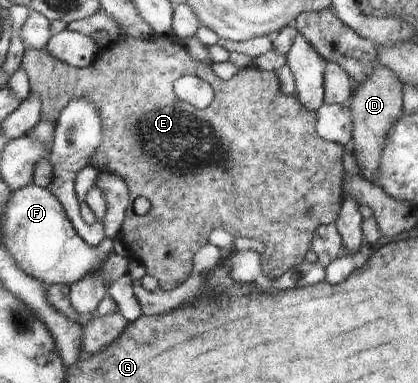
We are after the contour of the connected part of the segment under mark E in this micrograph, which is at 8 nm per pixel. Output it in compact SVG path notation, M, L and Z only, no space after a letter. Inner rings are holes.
M151 33L148 39L140 41L140 39L134 39L134 37L119 35L118 41L112 47L108 45L108 47L98 50L96 59L88 67L74 67L56 59L56 57L50 57L50 53L46 53L46 48L23 50L21 67L28 75L32 93L38 95L38 99L42 103L42 109L40 109L42 118L50 119L54 126L56 121L58 121L60 111L67 107L72 99L78 99L81 96L82 99L86 99L86 101L96 107L96 111L98 111L98 115L101 117L102 141L100 142L100 147L92 155L92 159L90 159L90 166L98 169L100 172L120 177L128 187L131 204L138 197L148 199L150 209L143 216L138 215L133 207L127 208L124 216L124 225L122 225L119 235L122 237L122 243L124 243L124 247L126 247L131 257L136 259L136 261L140 261L146 267L147 274L157 279L158 285L162 290L172 291L172 289L176 289L176 287L182 285L188 279L193 270L193 257L196 255L196 251L202 249L204 245L210 244L208 235L214 229L226 229L232 235L244 235L244 237L252 237L255 241L256 239L262 241L266 248L260 257L264 275L268 278L277 278L281 273L286 273L288 269L294 269L296 265L304 263L306 253L312 249L312 235L314 235L316 229L320 226L334 224L336 219L338 219L344 194L342 189L344 146L340 143L335 144L332 141L324 141L322 137L318 137L318 133L316 133L316 111L308 111L298 101L298 97L295 94L288 95L284 91L280 91L280 83L275 72L267 72L252 66L251 68L239 70L228 81L224 81L212 73L210 65L192 59L192 55L184 49L186 45L185 42L176 36L166 37L166 35ZM184 76L200 77L202 81L206 81L213 87L213 101L208 106L208 109L198 109L190 105L190 103L180 101L174 95L174 81Z

